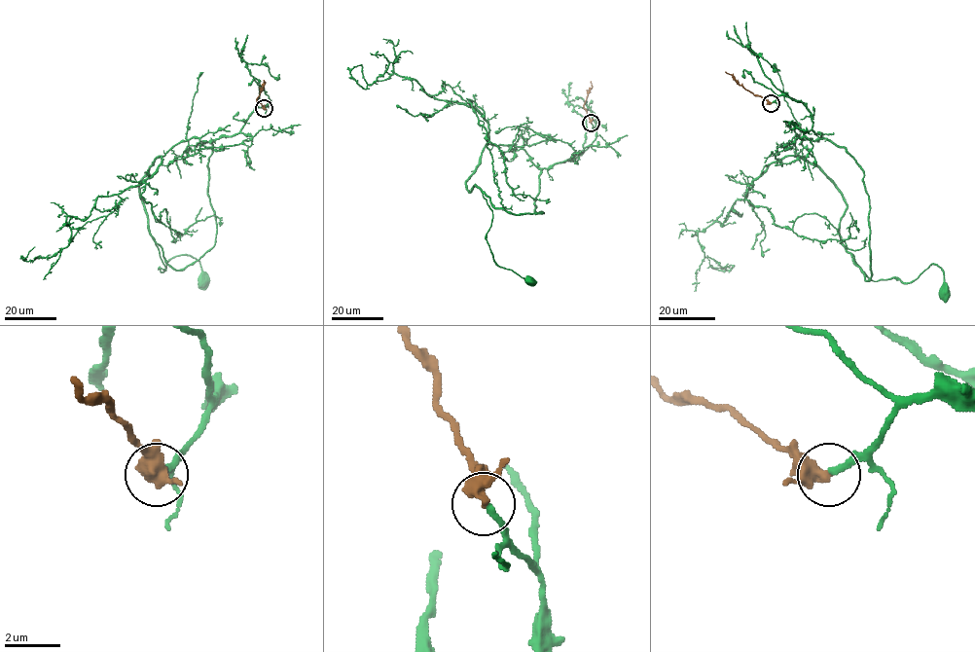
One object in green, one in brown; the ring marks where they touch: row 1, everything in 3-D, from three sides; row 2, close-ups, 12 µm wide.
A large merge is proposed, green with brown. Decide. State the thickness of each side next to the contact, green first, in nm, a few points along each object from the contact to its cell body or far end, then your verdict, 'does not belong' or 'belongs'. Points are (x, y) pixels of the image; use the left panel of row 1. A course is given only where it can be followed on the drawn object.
240/340 nm | green via (264, 108), (212, 142), (211, 248), (178, 270), (156, 244), (161, 271), (189, 255), (202, 280) | brown via (264, 108), (257, 101), (263, 80) | belongs

